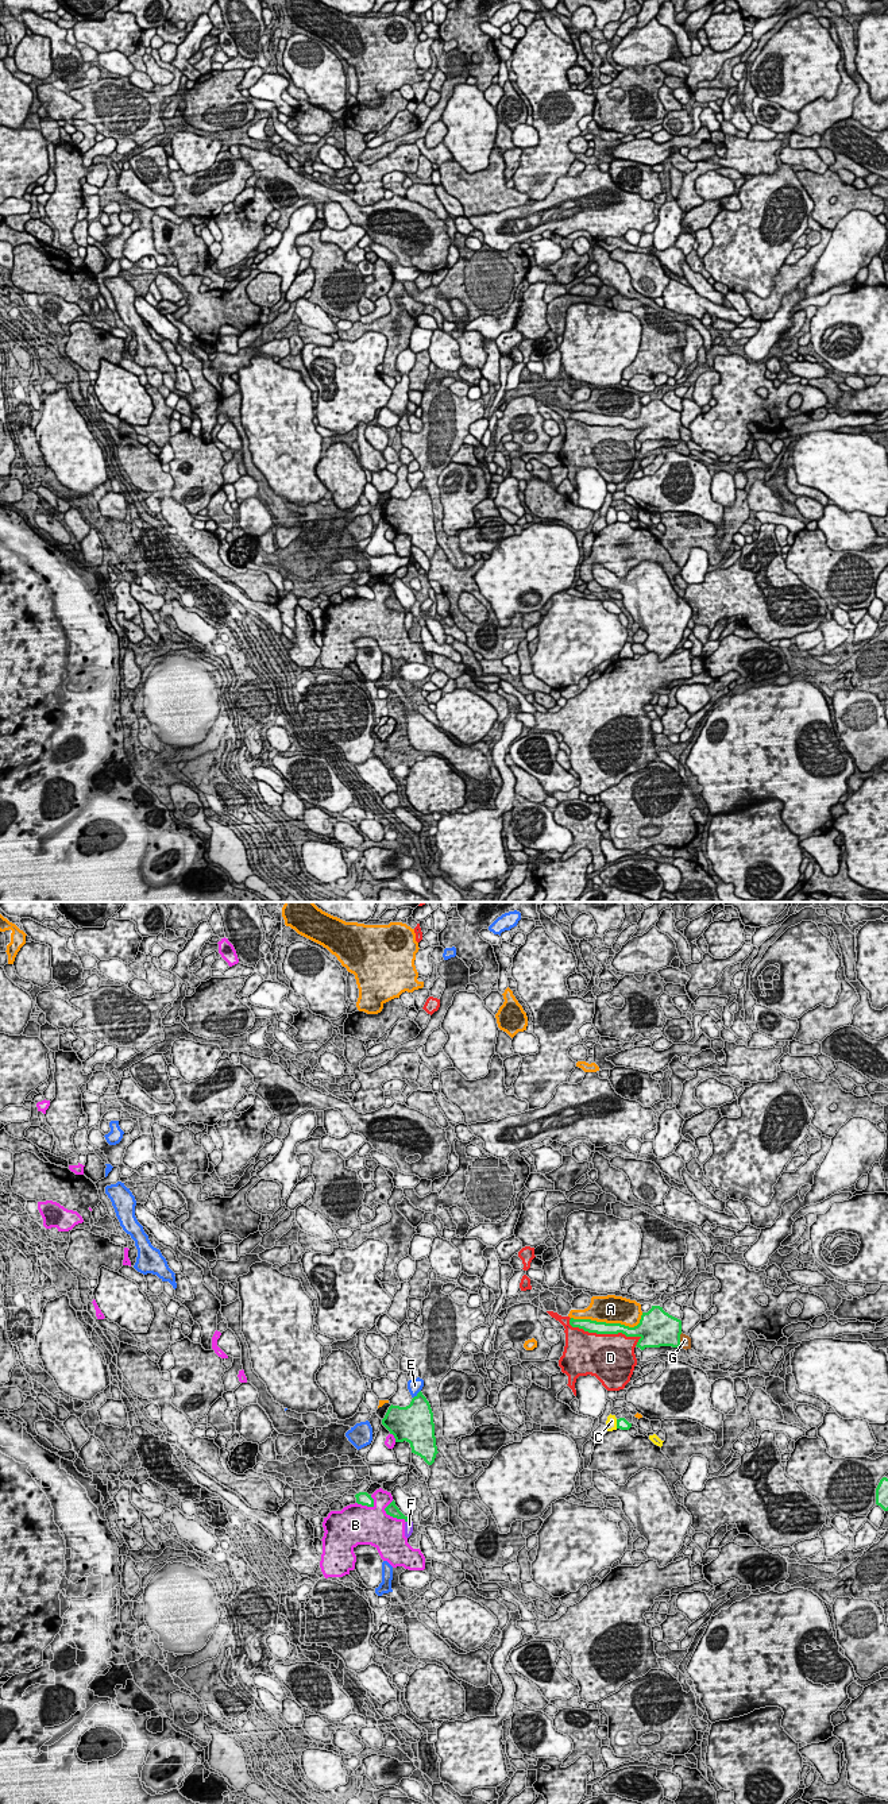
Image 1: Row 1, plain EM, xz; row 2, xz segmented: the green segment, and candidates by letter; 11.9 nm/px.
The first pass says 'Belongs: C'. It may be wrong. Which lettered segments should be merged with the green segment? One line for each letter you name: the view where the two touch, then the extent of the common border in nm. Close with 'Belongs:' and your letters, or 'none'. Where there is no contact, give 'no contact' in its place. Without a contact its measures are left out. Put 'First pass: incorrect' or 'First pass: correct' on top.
First pass: incorrect
Belongs: none

